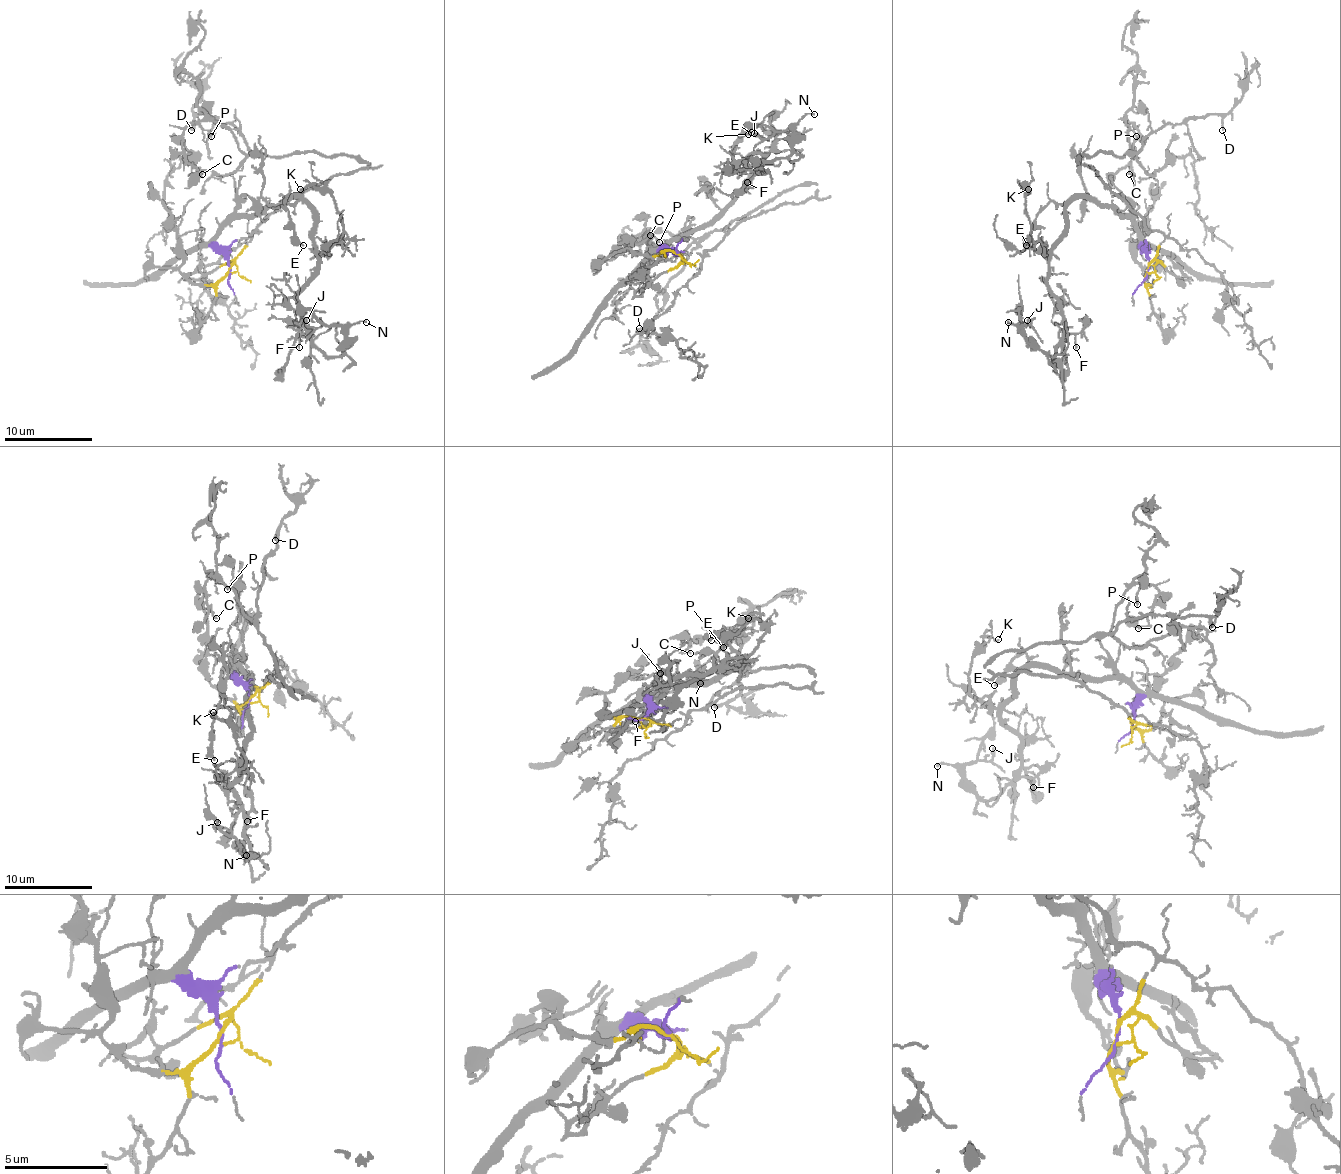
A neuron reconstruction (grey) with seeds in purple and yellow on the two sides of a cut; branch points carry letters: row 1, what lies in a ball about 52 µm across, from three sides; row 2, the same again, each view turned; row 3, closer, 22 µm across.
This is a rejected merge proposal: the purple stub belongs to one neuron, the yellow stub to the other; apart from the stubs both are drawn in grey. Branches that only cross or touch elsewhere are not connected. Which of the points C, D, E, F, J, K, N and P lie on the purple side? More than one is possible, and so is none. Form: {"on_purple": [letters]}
{"on_purple": ["E", "F", "J", "K", "N"]}

